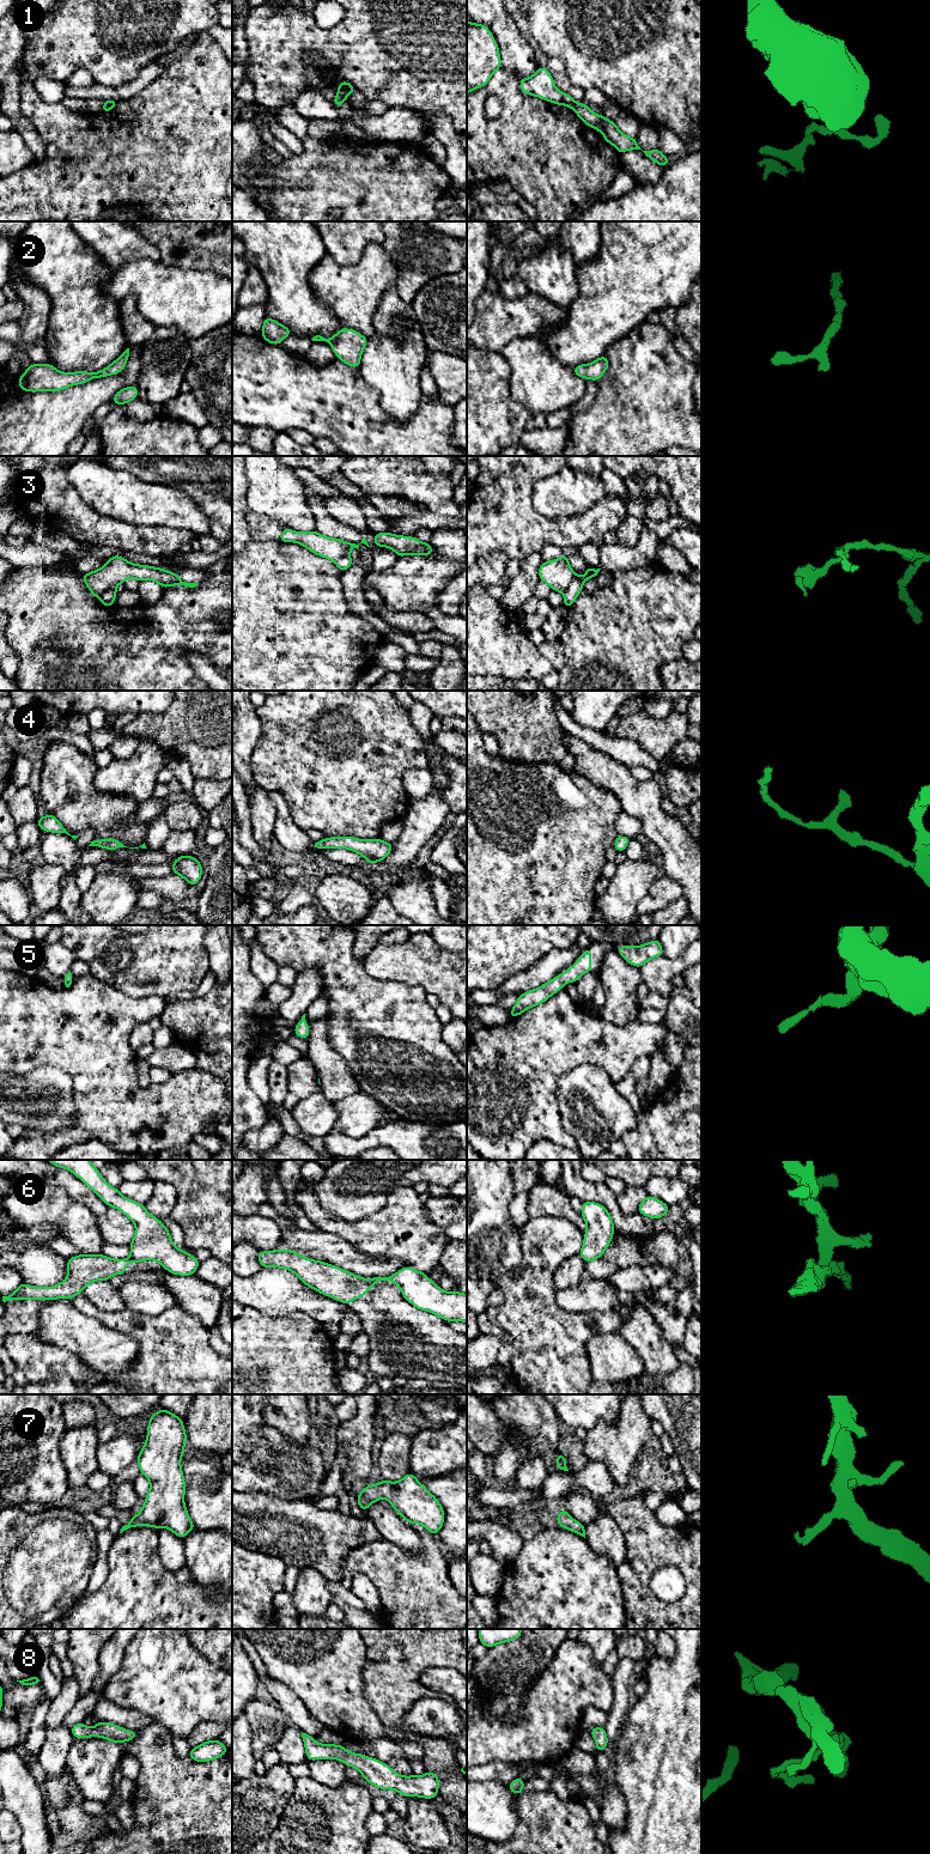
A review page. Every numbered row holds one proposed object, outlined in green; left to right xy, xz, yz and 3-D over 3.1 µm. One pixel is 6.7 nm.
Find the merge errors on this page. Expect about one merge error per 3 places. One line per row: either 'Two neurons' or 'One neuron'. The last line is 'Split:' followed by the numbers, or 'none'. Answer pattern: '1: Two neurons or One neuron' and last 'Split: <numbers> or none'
1: Two neurons
2: One neuron
3: Two neurons
4: One neuron
5: One neuron
6: Two neurons
7: One neuron
8: One neuron
Split: 1, 3, 6

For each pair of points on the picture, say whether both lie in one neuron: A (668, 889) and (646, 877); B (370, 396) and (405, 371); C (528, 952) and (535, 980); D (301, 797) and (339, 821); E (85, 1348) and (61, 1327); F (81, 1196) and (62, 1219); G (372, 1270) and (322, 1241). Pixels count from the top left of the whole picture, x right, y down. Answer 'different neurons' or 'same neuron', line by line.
A: different neurons
B: different neurons
C: different neurons
D: same neuron
E: same neuron
F: different neurons
G: same neuron

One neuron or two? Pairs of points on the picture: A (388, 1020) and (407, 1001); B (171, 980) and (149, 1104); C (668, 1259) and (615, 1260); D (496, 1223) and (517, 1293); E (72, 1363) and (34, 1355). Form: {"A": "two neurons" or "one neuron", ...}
{"A": "one neuron", "B": "two neurons", "C": "one neuron", "D": "two neurons", "E": "one neuron"}

